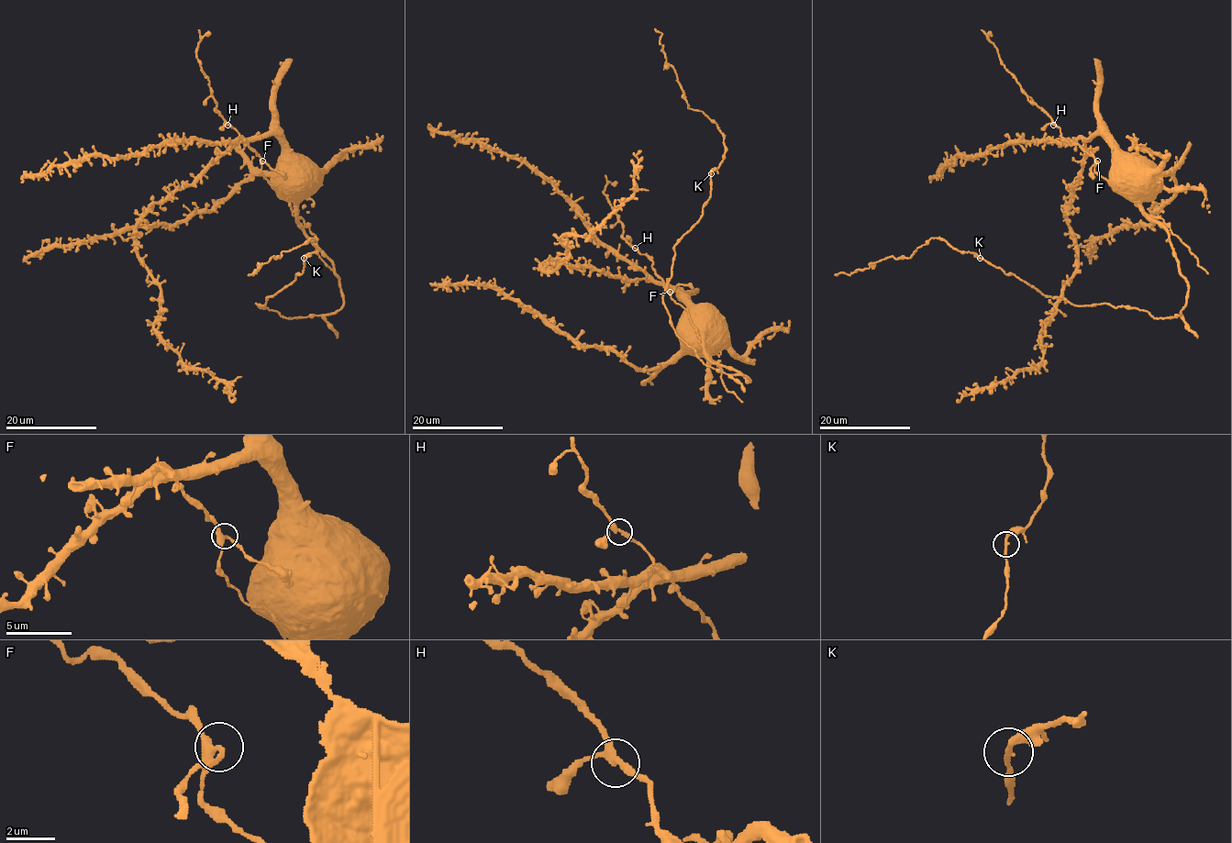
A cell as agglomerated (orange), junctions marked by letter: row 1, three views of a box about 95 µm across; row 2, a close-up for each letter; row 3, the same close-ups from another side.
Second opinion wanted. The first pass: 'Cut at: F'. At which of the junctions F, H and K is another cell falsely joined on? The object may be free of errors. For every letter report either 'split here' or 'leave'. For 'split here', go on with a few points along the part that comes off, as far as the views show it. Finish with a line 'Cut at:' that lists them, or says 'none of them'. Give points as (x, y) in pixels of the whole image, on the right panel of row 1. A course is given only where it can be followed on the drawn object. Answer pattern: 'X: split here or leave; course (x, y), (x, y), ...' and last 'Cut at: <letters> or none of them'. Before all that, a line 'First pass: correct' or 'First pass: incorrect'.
First pass: incorrect
F: leave
H: leave
K: leave
Cut at: none of them

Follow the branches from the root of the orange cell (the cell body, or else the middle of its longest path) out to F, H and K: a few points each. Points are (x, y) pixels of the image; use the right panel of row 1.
F: (1138, 160), (1121, 192), (1094, 171), (1097, 160)
H: (1138, 160), (1126, 186), (1118, 192), (1094, 171), (1094, 158), (1078, 145), (1071, 145), (1053, 125)
K: (1138, 160), (1140, 207), (1168, 234), (1187, 283), (1179, 316), (1154, 317), (1106, 303), (1073, 305), (980, 258)

